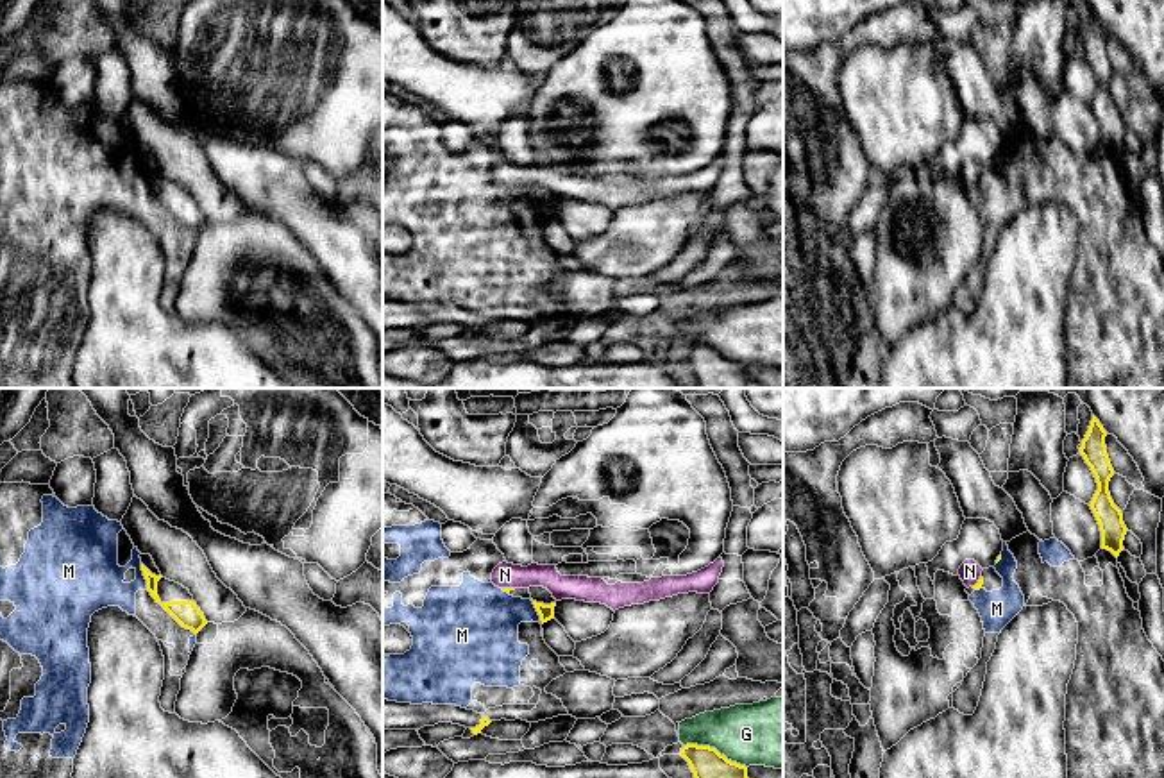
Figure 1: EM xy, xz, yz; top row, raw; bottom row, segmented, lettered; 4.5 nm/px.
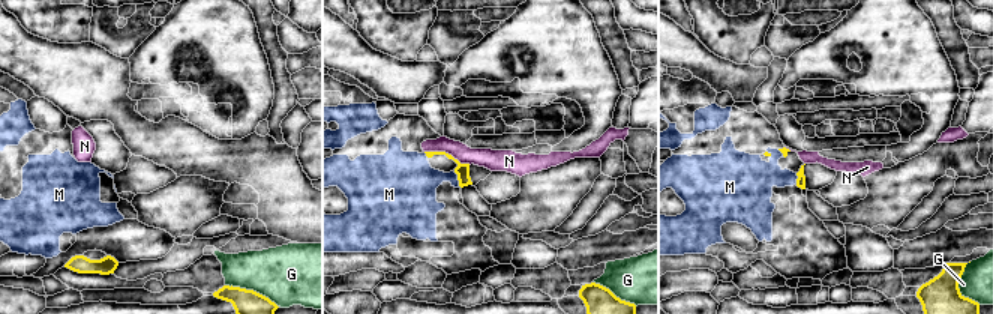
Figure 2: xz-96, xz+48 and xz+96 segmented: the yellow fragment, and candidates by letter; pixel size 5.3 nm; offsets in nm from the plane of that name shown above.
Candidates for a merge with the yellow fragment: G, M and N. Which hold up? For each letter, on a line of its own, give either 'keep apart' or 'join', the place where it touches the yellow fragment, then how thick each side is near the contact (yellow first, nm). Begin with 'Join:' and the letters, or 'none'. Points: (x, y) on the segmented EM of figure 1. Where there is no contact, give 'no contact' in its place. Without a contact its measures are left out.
Join: none
G: keep apart | xz (714, 748) | 140/280 nm
M: keep apart | xy (143, 575) | 110/300 nm
N: keep apart | xz (508, 589) | 20/110 nm

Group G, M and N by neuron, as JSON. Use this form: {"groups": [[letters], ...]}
{"groups": [["G"], ["M"], ["N"]]}

